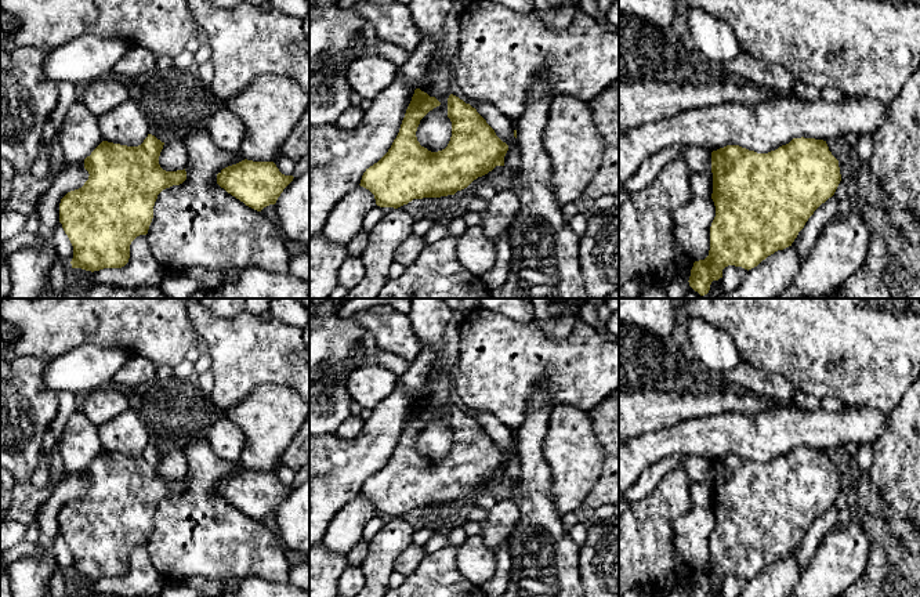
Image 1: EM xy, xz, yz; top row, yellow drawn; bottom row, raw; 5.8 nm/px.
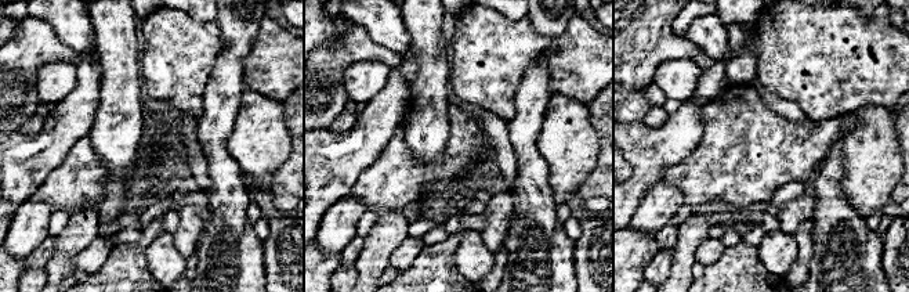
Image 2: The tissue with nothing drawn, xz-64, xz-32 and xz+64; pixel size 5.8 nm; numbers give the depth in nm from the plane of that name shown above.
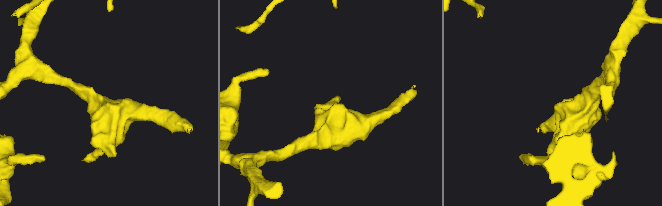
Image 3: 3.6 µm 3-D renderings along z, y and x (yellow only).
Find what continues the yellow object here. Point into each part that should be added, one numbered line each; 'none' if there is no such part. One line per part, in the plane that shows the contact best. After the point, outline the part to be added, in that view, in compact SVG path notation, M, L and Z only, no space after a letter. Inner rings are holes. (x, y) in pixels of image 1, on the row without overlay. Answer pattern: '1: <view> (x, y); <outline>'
none

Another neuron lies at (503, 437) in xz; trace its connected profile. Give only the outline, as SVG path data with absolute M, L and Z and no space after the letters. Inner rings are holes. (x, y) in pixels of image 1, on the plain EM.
M471 409L470 415L486 430L496 445L508 455L508 460L504 466L504 480L517 485L521 478L521 462L517 448L514 446L515 433L489 412Z

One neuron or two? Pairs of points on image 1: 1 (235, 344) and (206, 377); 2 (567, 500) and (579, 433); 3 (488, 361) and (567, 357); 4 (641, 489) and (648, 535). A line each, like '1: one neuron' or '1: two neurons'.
1: two neurons
2: one neuron
3: one neuron
4: two neurons

